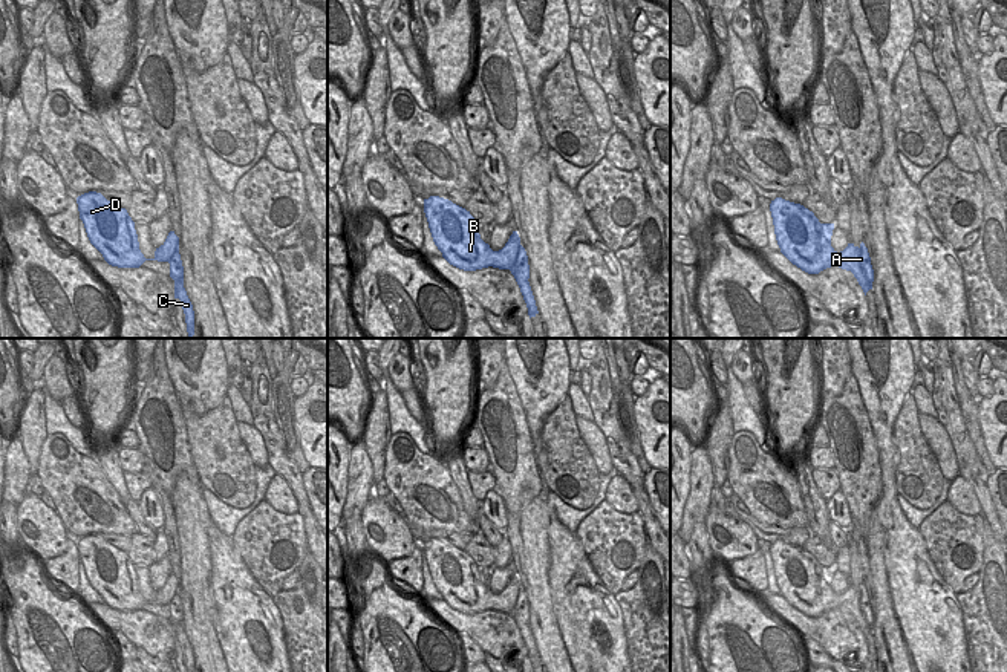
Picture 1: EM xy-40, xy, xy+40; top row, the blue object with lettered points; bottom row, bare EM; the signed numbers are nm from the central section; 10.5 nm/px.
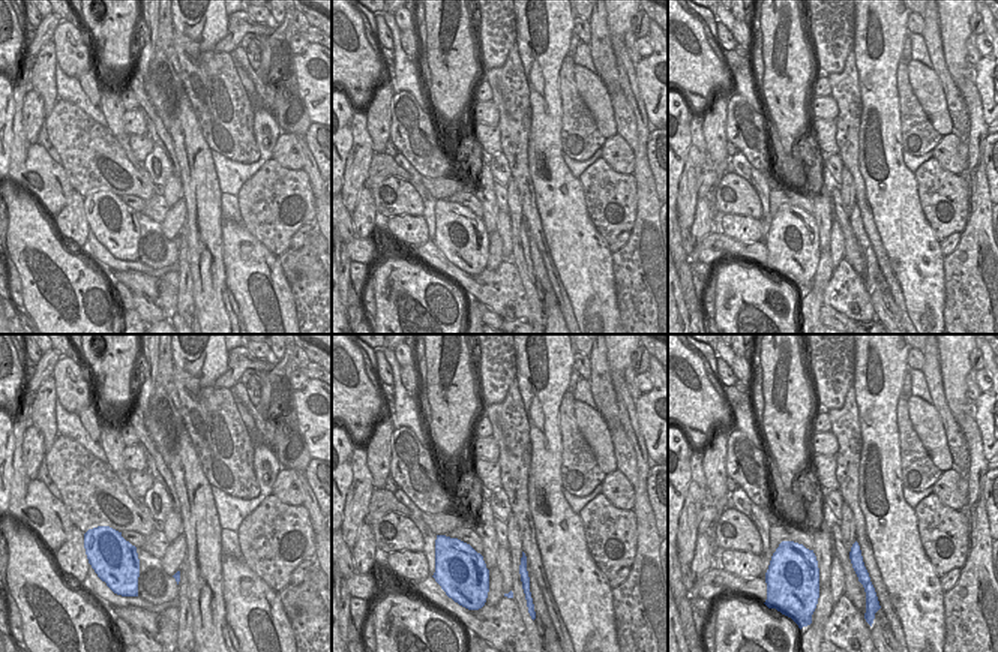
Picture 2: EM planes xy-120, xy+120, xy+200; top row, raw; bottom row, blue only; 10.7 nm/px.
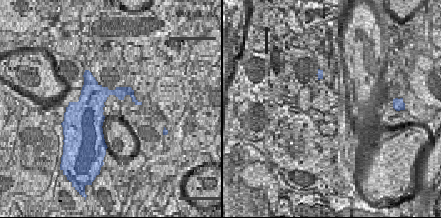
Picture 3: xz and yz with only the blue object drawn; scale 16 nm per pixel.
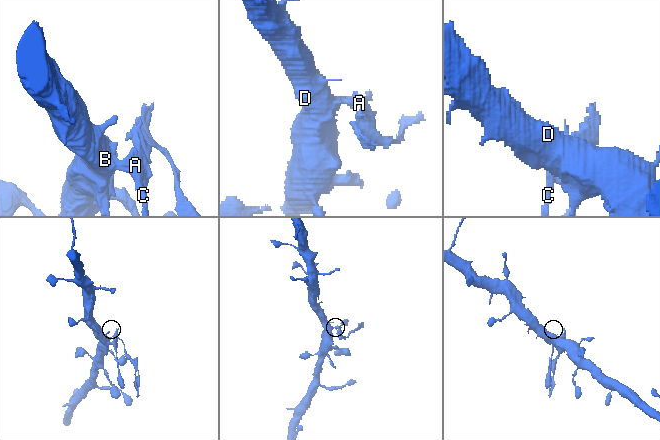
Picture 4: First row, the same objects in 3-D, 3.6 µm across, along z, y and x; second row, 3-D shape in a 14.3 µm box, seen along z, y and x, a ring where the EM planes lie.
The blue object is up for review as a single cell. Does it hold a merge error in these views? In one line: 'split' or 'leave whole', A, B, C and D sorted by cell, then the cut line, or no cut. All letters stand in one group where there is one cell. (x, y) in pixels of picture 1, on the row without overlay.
split | A C / B D | xy (495, 594), (492, 599), (493, 608)

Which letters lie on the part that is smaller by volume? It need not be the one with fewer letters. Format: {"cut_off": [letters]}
{"cut_off": ["A", "C"]}

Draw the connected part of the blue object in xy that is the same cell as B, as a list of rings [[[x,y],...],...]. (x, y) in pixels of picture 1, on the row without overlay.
[[[439,539],[424,542],[424,556],[442,600],[464,614],[493,609],[494,594],[481,582],[477,565],[465,551]]]

